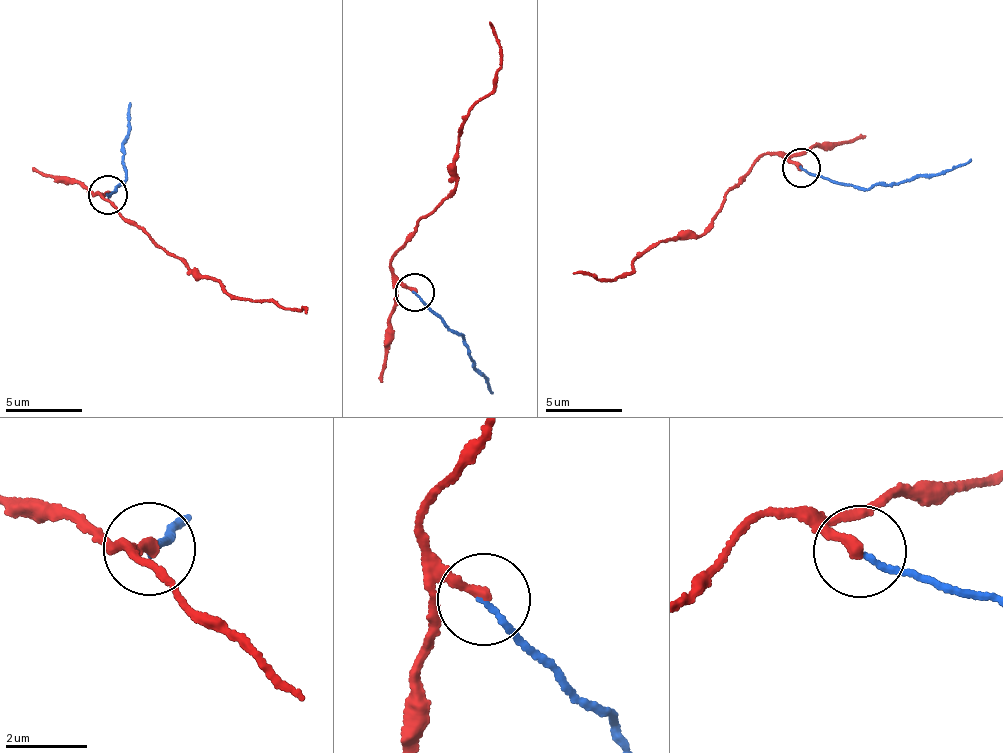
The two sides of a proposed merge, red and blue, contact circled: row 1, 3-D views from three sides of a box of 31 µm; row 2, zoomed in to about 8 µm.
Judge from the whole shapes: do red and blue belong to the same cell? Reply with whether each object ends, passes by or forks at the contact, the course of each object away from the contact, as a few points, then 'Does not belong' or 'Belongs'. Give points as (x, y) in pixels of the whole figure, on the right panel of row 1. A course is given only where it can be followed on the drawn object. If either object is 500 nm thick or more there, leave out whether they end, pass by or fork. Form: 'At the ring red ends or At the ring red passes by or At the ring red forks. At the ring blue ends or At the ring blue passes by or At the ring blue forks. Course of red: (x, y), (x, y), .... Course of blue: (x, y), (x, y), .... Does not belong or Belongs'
At the ring red ends. At the ring blue ends. Course of red: (802, 169), (773, 152), (756, 156), (701, 236), (646, 248), (631, 272), (614, 279), (574, 272). Course of blue: (802, 169), (866, 189), (877, 184), (916, 177), (970, 158). Does not belong

